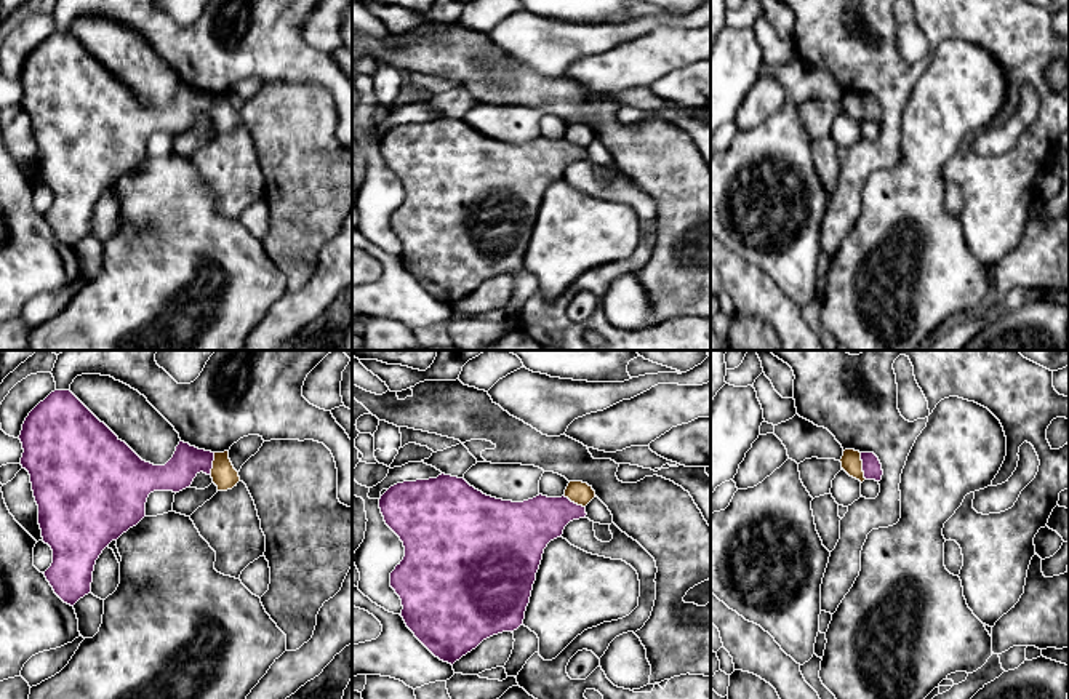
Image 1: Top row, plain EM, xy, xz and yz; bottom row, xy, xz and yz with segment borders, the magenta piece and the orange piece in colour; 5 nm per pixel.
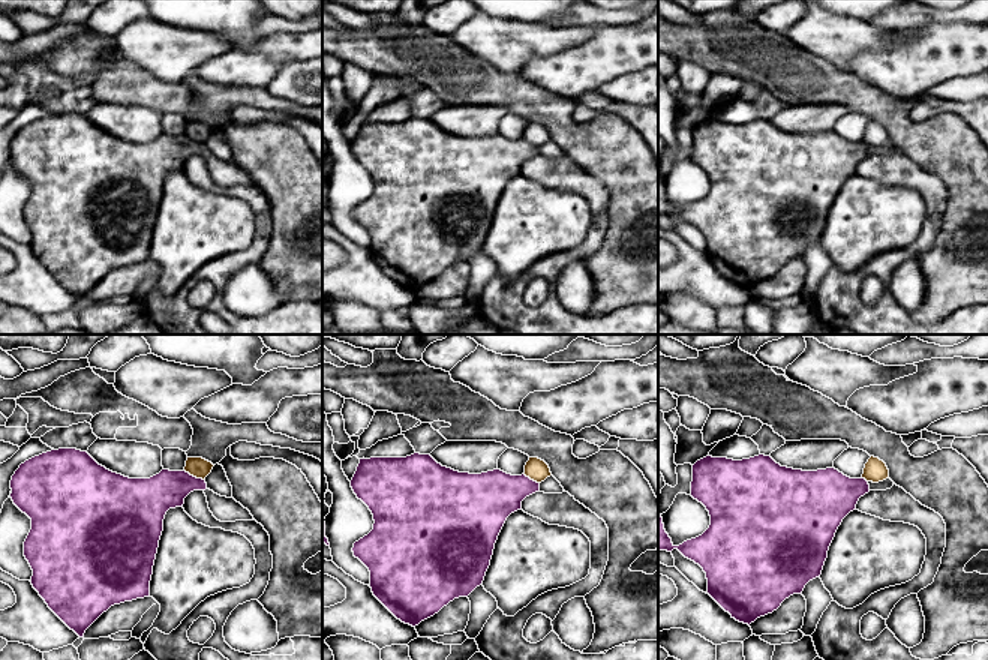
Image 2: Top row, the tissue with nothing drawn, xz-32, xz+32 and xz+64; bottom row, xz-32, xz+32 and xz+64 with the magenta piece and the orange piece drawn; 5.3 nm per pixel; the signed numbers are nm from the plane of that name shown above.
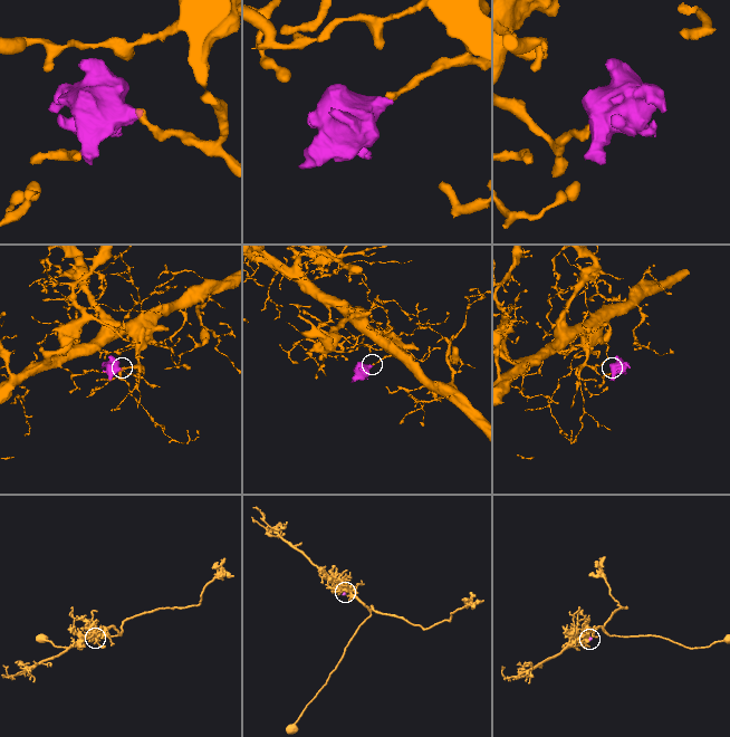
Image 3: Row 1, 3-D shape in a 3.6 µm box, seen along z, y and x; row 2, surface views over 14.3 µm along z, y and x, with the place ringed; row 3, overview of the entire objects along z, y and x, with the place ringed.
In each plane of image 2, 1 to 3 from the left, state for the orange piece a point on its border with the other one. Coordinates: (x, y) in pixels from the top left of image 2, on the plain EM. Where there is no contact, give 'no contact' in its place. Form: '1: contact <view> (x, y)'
1: contact xz-32 (195, 141)
2: contact xz+32 (529, 143)
3: contact xz+64 (864, 143)

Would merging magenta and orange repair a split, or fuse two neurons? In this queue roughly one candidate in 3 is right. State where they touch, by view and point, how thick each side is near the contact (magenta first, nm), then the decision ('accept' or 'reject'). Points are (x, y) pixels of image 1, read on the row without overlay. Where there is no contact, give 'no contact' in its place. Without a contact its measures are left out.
contact yz (863, 107); calibres 100 and 100 nm; reject

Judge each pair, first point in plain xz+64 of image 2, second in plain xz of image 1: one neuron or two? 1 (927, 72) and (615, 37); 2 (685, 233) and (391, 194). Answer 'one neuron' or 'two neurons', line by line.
1: two neurons
2: one neuron

